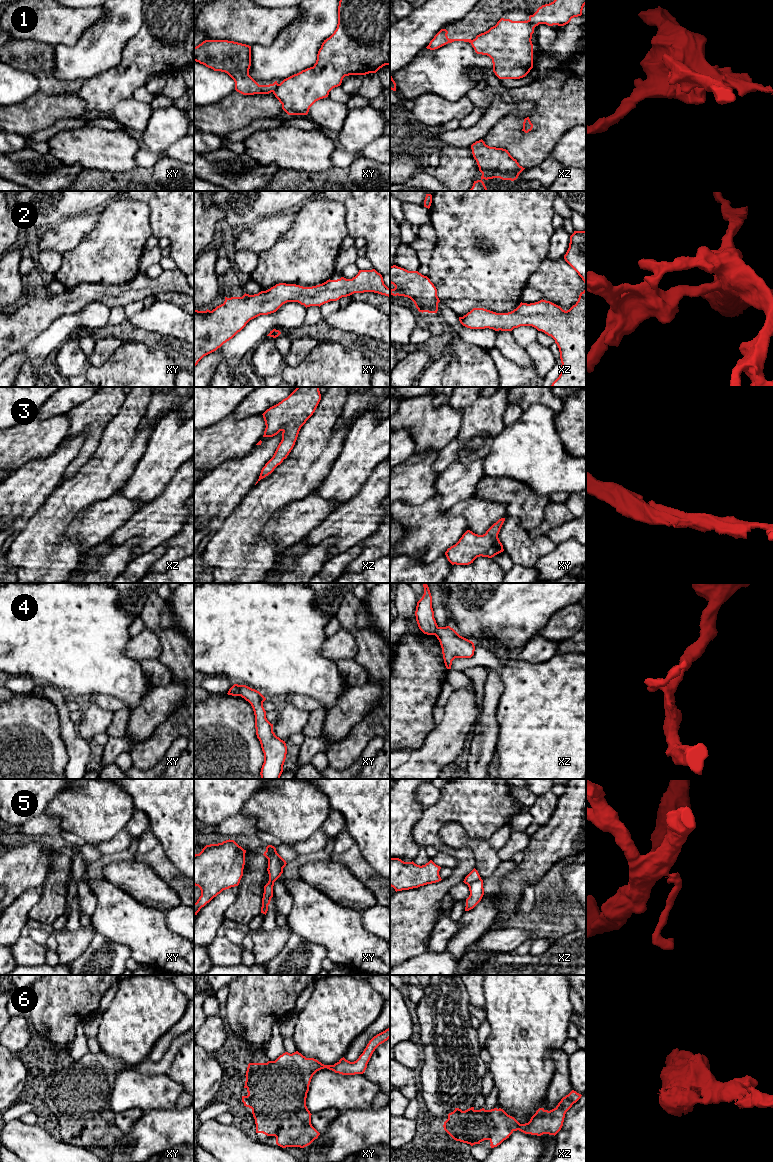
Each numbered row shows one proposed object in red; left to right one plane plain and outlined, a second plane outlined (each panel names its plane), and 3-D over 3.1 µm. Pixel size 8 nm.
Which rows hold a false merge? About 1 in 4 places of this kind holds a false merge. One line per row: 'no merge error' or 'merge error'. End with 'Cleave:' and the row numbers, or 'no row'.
1: merge error
2: no merge error
3: no merge error
4: merge error
5: merge error
6: no merge error
Cleave: 1, 4, 5

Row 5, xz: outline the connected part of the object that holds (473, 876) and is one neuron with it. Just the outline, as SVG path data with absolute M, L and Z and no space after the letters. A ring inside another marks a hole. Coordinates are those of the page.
M474 868L474 869L465 877L465 879L464 879L463 882L464 882L465 884L469 885L469 884L471 884L471 883L473 883L473 882L476 882L476 881L480 880L480 879L481 879L481 877L480 877L478 871Z

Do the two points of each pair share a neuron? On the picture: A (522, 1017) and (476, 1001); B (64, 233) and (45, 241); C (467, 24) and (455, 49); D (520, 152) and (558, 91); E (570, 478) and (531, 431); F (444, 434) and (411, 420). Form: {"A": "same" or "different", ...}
{"A": "different", "B": "same", "C": "different", "D": "same", "E": "same", "F": "same"}

